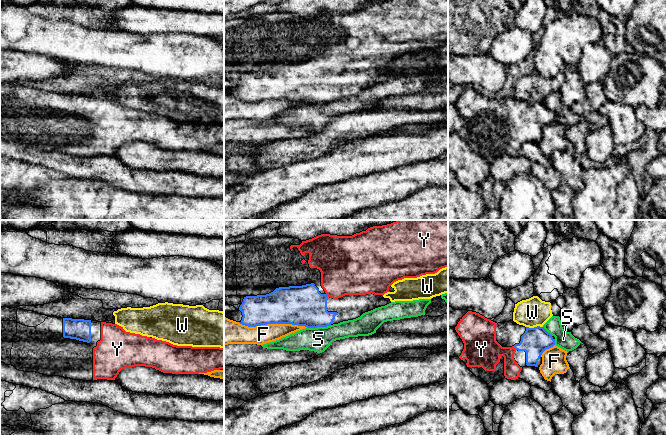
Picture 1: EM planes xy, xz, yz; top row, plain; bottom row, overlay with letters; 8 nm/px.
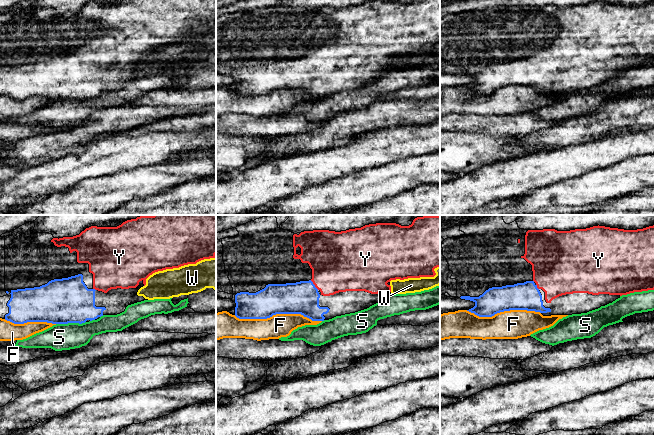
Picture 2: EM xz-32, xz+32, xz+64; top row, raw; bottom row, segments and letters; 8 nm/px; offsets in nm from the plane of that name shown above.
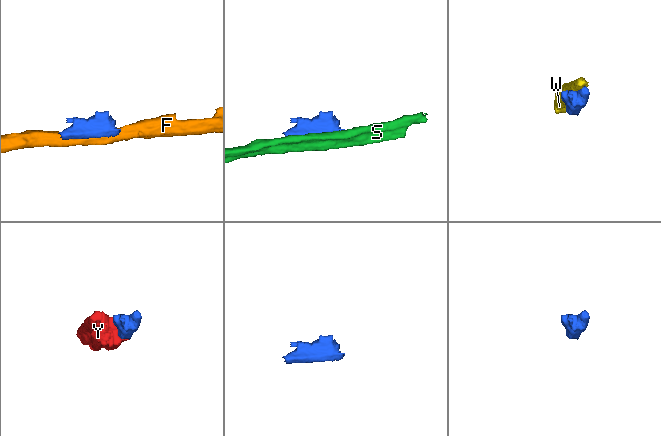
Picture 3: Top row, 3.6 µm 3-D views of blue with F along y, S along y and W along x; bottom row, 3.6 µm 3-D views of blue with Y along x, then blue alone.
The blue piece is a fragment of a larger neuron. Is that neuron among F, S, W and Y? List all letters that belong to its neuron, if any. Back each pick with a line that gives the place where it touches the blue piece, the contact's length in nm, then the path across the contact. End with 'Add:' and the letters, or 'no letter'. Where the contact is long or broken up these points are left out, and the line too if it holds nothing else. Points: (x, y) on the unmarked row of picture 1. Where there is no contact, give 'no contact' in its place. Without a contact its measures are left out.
Y: contact yz (515, 124); length 40 nm; way yz (534, 117), (515, 124), (510, 127), (484, 127)
Add: Y

